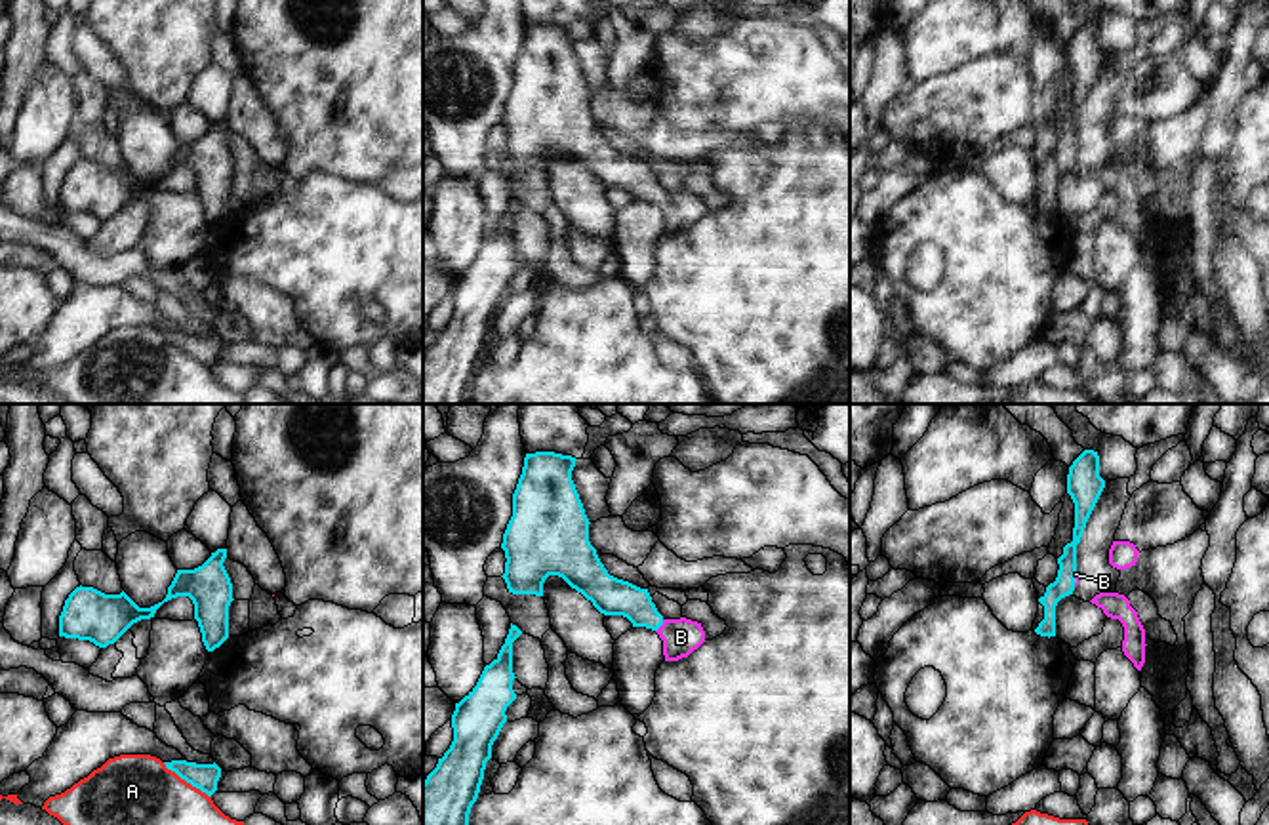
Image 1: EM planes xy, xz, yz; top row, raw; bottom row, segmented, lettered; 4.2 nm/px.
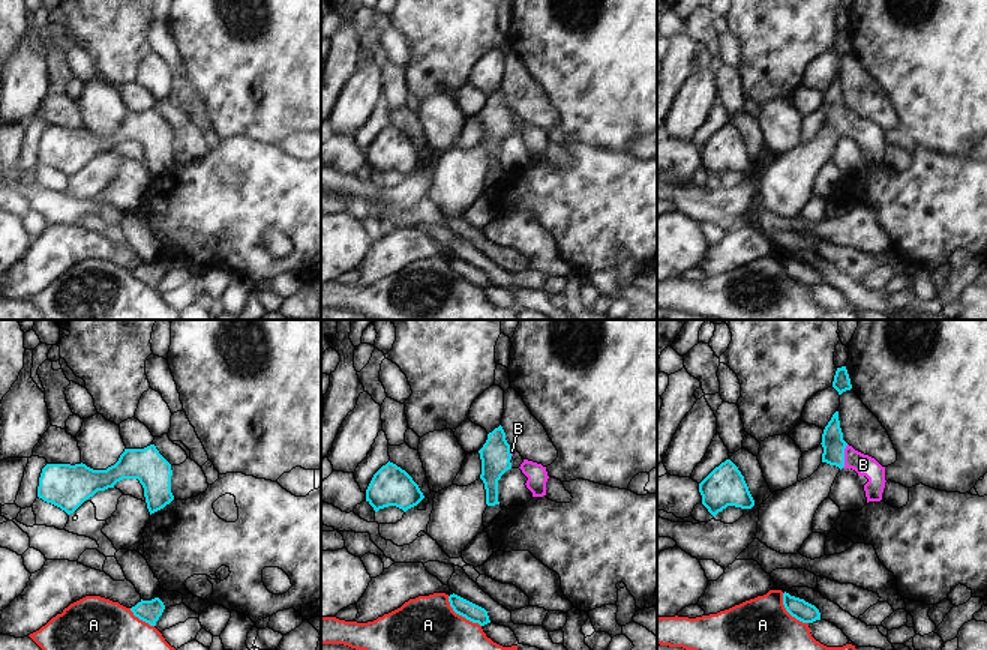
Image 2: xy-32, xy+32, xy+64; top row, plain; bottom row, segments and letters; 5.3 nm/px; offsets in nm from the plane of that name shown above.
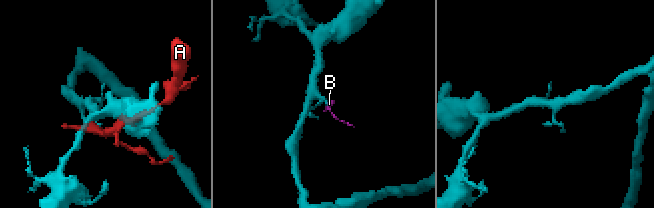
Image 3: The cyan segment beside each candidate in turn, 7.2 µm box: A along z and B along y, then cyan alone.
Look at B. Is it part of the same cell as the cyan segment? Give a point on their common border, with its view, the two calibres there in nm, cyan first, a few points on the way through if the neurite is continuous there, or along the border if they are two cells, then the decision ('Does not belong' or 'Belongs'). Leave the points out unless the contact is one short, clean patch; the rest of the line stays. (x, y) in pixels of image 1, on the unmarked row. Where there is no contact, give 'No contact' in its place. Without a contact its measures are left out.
Touches cyan at xz (662, 197). Thickness 160 nm (cyan) against 160 nm. Path across: xz (612, 170), (631, 174), (662, 197), (681, 210). Belongs.

